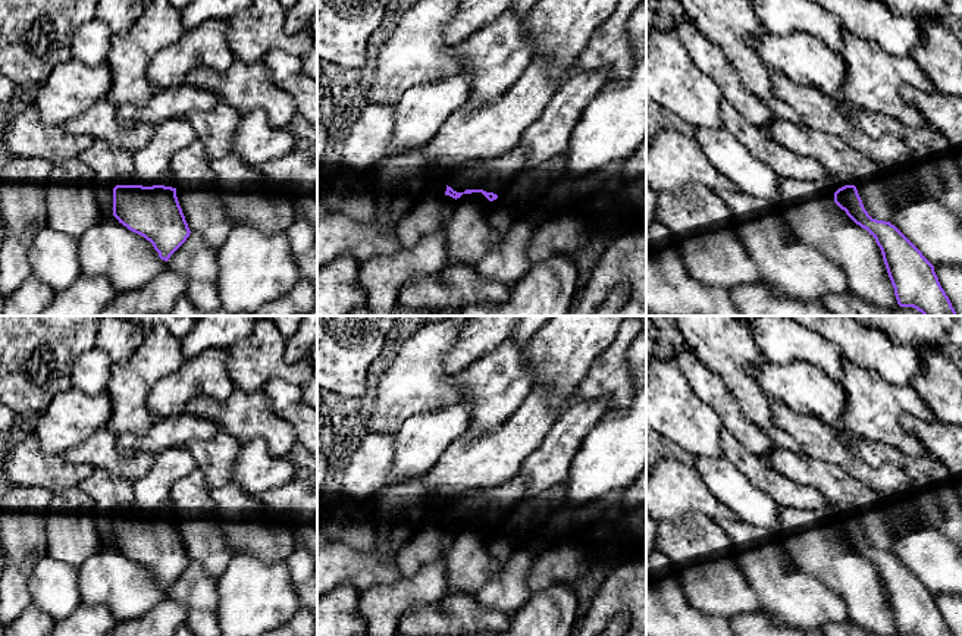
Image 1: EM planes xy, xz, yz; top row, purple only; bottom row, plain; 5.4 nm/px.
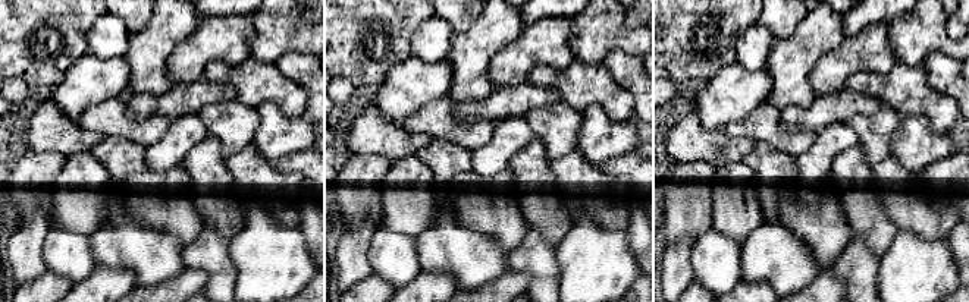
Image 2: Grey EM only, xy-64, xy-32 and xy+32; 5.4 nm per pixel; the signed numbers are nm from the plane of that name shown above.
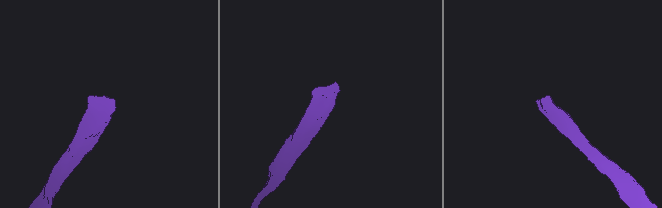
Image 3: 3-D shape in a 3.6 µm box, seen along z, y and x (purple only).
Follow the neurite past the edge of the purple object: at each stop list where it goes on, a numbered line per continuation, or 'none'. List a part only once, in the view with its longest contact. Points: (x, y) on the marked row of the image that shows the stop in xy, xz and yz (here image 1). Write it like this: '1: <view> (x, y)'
1: xz (495, 174)

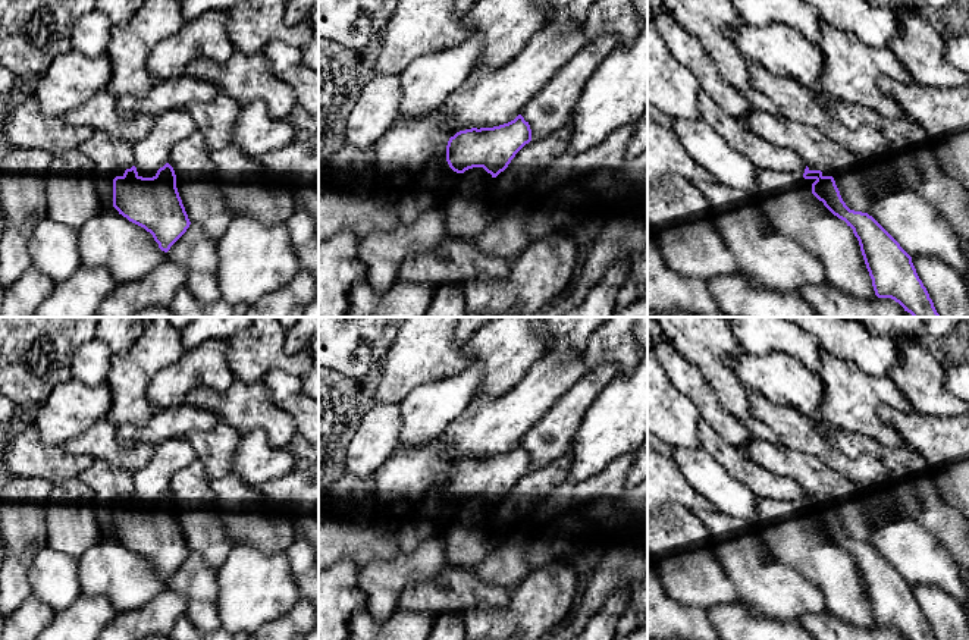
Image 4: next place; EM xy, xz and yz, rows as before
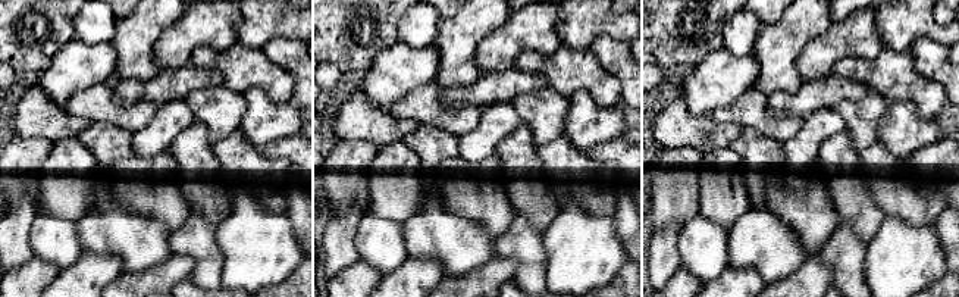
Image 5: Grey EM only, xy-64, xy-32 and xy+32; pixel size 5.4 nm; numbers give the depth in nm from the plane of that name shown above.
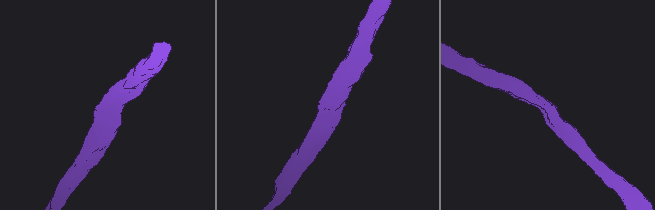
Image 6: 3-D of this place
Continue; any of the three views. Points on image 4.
none

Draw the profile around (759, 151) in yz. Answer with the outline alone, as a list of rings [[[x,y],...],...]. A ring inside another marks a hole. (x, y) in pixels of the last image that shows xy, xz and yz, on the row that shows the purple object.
[[[703,90],[699,95],[699,107],[702,120],[758,169],[805,173],[806,164],[794,151],[778,148],[753,134],[738,119],[724,113]]]

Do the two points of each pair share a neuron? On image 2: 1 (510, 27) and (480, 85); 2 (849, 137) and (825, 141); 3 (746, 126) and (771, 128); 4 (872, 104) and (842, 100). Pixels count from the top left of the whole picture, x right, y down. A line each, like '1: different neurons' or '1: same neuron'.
1: same neuron
2: same neuron
3: same neuron
4: same neuron

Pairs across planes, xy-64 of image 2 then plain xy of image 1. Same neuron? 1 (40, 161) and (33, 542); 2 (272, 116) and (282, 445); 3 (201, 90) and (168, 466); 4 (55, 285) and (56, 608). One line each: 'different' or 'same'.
1: same
2: different
3: different
4: different

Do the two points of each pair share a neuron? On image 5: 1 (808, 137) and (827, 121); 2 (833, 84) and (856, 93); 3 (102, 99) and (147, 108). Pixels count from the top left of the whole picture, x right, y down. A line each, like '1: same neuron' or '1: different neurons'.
1: same neuron
2: same neuron
3: same neuron

